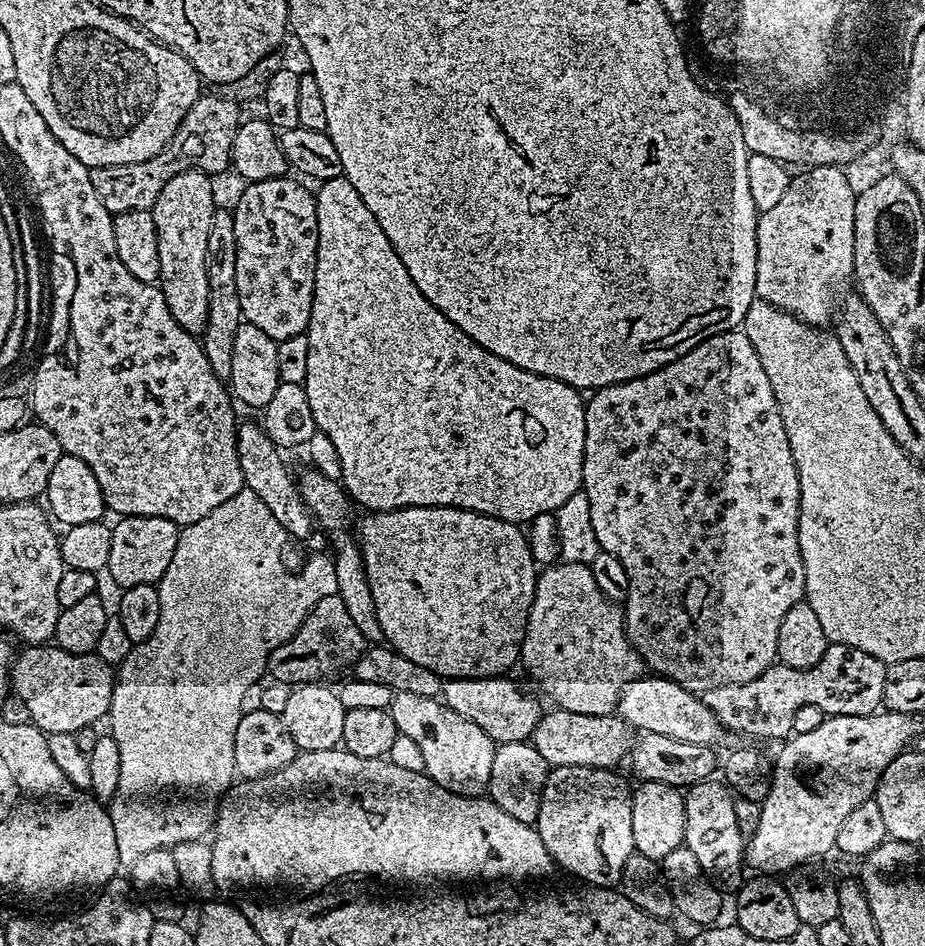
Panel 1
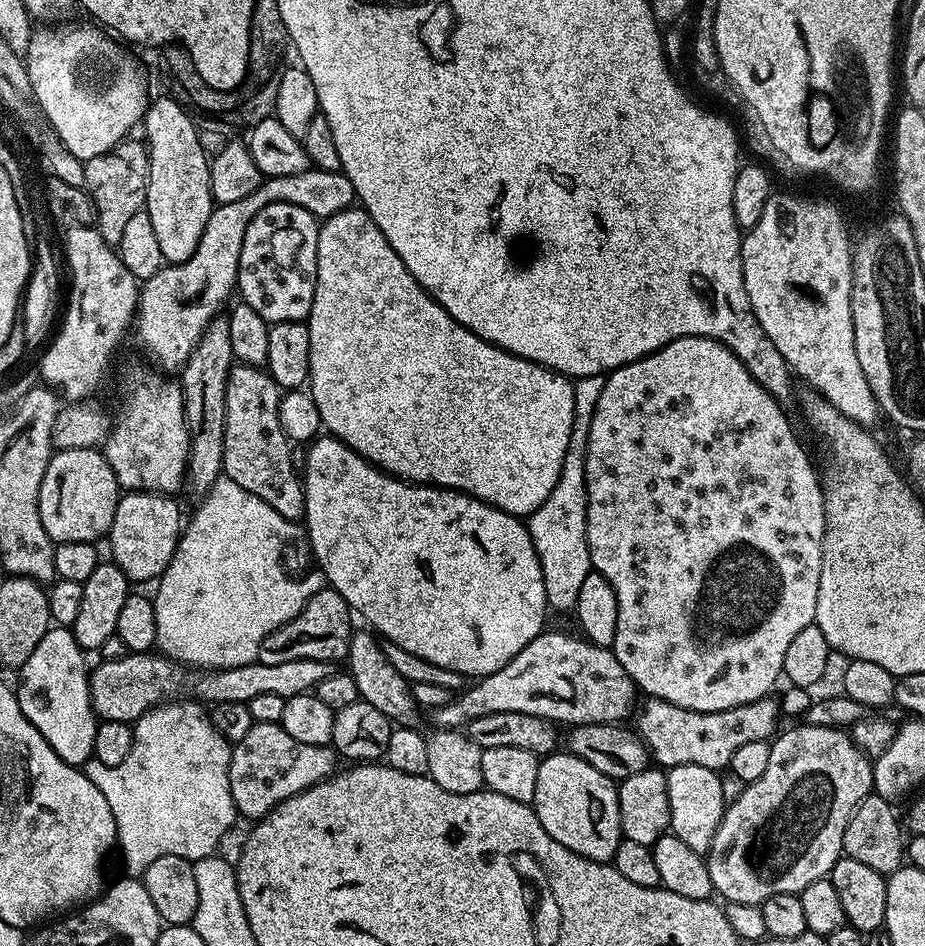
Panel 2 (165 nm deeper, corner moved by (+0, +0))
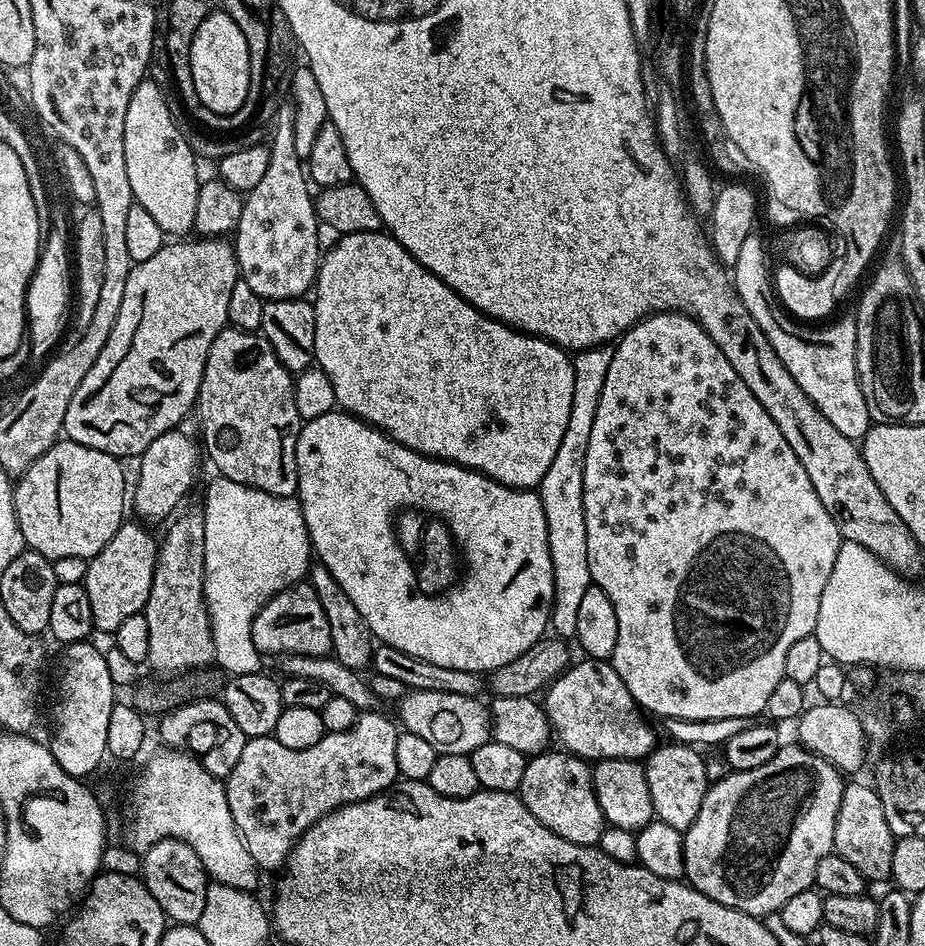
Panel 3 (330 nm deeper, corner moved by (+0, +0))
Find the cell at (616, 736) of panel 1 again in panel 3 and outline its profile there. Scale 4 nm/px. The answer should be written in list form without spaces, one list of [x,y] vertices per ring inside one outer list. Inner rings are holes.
[[[407,691],[399,700],[399,723],[410,733],[421,735],[437,755],[458,754],[469,757],[474,750],[491,739],[491,711],[473,696],[445,694],[442,691]]]

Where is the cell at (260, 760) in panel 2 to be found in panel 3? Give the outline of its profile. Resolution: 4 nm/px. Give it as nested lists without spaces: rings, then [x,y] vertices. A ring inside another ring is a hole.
[[[364,710],[357,715],[354,726],[350,726],[350,730],[325,732],[322,739],[315,746],[310,746],[306,750],[289,750],[287,746],[282,746],[282,742],[276,740],[275,735],[254,736],[248,739],[246,746],[242,746],[242,754],[238,758],[238,763],[234,766],[234,770],[230,770],[230,774],[226,778],[224,789],[226,790],[226,798],[230,802],[230,814],[234,814],[234,826],[238,826],[242,842],[246,846],[246,850],[250,850],[250,858],[254,858],[257,869],[283,869],[288,863],[288,854],[292,847],[295,846],[296,841],[300,839],[300,835],[307,828],[314,826],[314,822],[318,822],[323,816],[338,810],[342,806],[362,802],[366,798],[377,796],[380,792],[386,792],[393,784],[397,783],[400,771],[398,770],[398,762],[394,759],[394,742],[398,735],[398,728],[395,723],[393,724],[380,713],[380,710]]]

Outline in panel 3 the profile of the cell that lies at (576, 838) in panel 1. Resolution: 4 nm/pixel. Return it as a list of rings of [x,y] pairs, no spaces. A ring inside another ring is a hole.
[[[545,750],[529,759],[518,789],[520,801],[542,826],[546,826],[546,830],[558,834],[558,838],[575,844],[599,845],[606,821],[594,794],[592,768],[579,756],[563,750],[552,751]]]

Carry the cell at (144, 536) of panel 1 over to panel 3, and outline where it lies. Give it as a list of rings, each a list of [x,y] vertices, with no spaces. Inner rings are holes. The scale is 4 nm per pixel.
[[[173,430],[154,438],[154,442],[150,442],[150,446],[146,446],[146,450],[138,457],[140,473],[136,476],[136,489],[130,492],[130,504],[136,507],[137,514],[141,516],[137,517],[141,521],[167,521],[177,511],[175,508],[183,502],[184,495],[196,480],[202,452],[197,441],[195,444],[186,433],[180,431],[184,430]]]

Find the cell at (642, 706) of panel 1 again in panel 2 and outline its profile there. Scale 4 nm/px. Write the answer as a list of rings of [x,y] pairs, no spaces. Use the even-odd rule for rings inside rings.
[[[551,630],[541,632],[538,638],[534,638],[534,642],[518,650],[518,654],[514,654],[514,658],[510,658],[502,670],[494,670],[494,674],[479,677],[448,704],[431,709],[431,727],[436,730],[460,730],[469,721],[482,718],[484,714],[506,711],[536,715],[560,726],[614,724],[623,721],[623,716],[632,707],[637,707],[636,684],[630,674],[626,674],[622,662],[618,662],[611,648],[600,648],[576,636]]]

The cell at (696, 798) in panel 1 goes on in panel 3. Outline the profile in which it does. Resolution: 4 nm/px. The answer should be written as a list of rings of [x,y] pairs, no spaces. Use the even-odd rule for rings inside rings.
[[[664,742],[643,761],[655,819],[666,822],[666,826],[674,826],[674,830],[682,833],[692,825],[694,818],[698,818],[702,798],[706,798],[708,793],[704,756],[696,752],[699,751],[687,744]]]

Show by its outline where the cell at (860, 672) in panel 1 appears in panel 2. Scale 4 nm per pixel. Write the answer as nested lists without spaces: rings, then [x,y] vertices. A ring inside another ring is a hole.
[[[771,695],[763,696],[762,698],[758,698],[754,702],[746,702],[742,706],[734,706],[730,710],[718,710],[717,712],[699,712],[698,710],[686,710],[682,706],[674,706],[670,702],[666,702],[665,700],[658,700],[655,698],[645,699],[644,709],[643,704],[639,709],[640,717],[637,718],[636,724],[634,723],[635,731],[638,733],[641,740],[644,741],[645,746],[648,748],[649,757],[661,769],[667,770],[673,768],[674,766],[678,766],[679,764],[693,764],[694,766],[706,766],[707,768],[714,768],[717,770],[727,769],[729,765],[731,765],[732,759],[734,758],[734,753],[738,751],[738,749],[742,746],[746,746],[746,742],[762,742],[763,740],[771,741],[773,737],[777,735],[778,727],[776,728],[776,723],[782,720],[781,711],[778,707],[777,701],[773,699]]]

